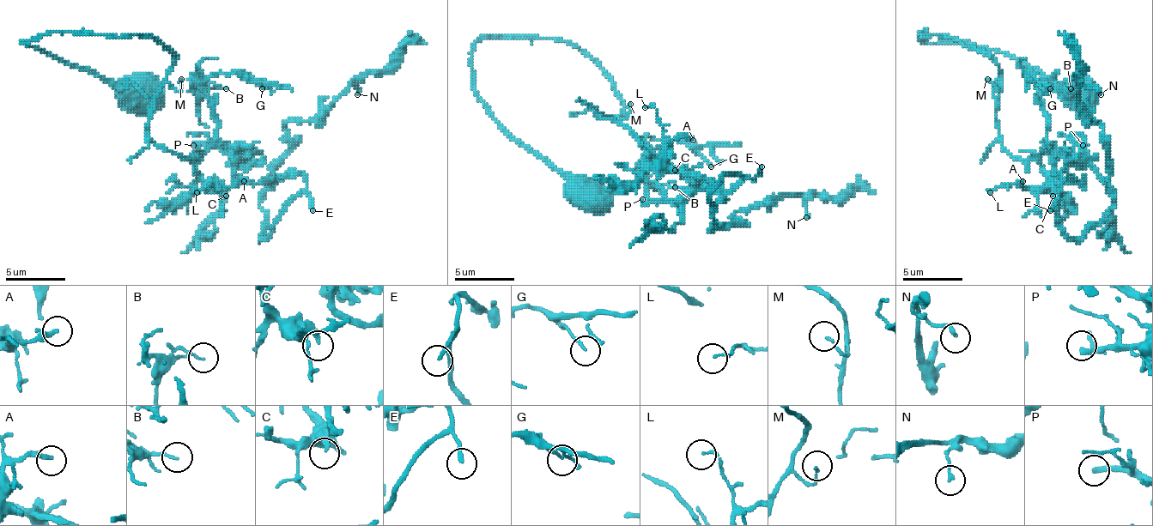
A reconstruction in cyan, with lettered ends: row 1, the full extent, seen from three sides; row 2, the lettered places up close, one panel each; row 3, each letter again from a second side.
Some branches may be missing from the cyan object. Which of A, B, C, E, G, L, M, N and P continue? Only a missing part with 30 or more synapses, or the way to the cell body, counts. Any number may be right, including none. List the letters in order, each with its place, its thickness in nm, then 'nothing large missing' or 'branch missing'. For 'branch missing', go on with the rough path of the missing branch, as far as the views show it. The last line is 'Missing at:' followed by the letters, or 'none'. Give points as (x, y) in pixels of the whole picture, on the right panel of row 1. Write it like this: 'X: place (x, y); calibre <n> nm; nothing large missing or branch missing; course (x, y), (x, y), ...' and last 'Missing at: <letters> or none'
A: place (1022, 181); calibre 280 nm; nothing large missing
B: place (1071, 88); calibre 110 nm; nothing large missing
C: place (1052, 196); calibre 200 nm; nothing large missing
E: place (1050, 210); calibre 150 nm; nothing large missing
G: place (1050, 88); calibre 120 nm; nothing large missing
L: place (990, 192); calibre 120 nm; nothing large missing
M: place (987, 79); calibre 100 nm; nothing large missing
N: place (1101, 94); calibre 180 nm; nothing large missing
P: place (1083, 145); calibre 280 nm; branch missing; course (1083, 145), (1038, 151), (1010, 178), (1008, 198), (998, 208), (963, 208), (951, 196), (951, 187)
Missing at: P

